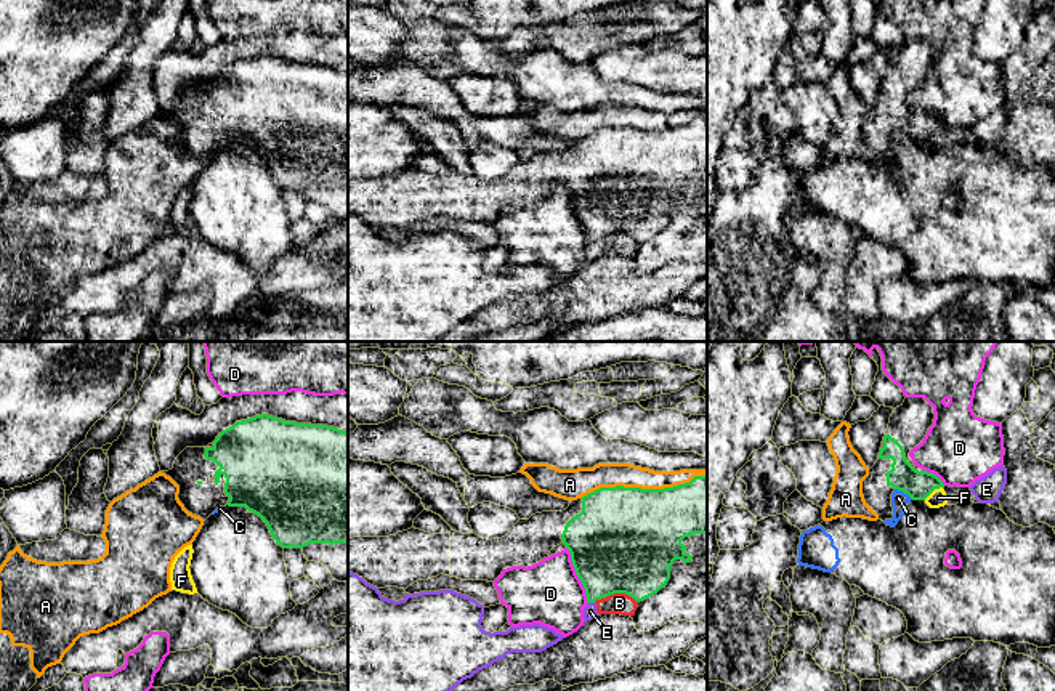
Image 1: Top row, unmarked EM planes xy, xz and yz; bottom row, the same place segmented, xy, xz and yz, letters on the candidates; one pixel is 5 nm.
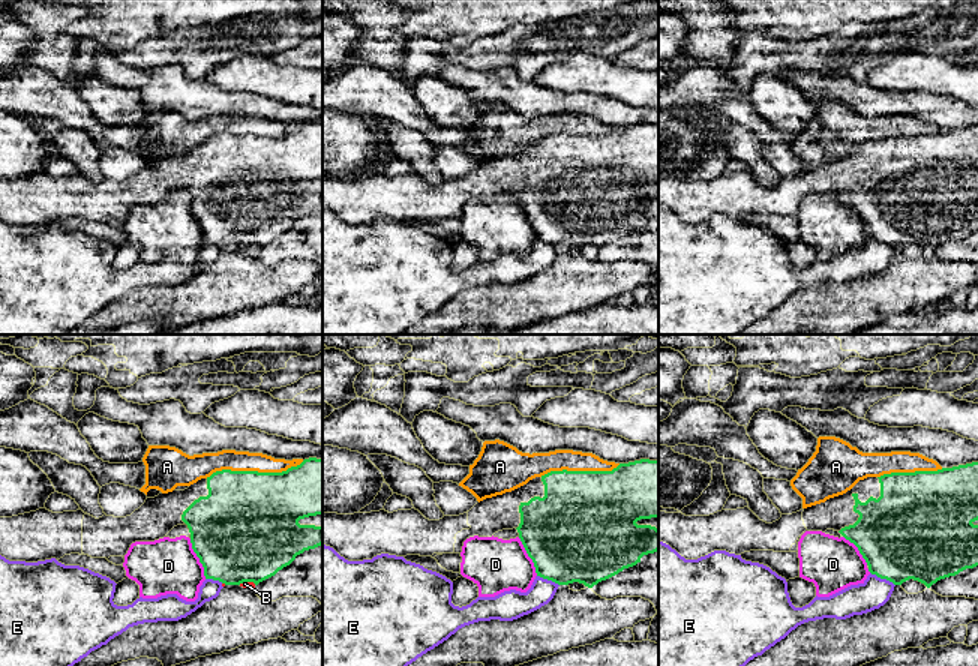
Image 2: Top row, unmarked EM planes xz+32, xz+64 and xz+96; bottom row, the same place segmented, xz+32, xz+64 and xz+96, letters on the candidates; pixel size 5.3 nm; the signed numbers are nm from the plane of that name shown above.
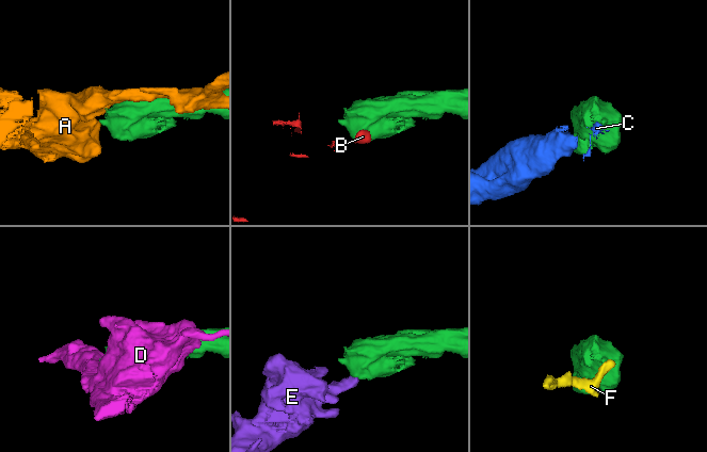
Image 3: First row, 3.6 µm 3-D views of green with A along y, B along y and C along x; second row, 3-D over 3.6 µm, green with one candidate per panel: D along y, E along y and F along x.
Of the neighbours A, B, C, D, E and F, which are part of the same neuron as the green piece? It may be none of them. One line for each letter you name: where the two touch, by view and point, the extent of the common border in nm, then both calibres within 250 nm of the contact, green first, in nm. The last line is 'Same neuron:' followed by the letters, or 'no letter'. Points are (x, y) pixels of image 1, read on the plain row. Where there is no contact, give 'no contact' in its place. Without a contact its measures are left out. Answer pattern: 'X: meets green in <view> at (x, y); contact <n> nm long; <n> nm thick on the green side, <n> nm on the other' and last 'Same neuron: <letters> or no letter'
Same neuron: no letter

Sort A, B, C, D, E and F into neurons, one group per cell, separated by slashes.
A / B E / C / D / F

